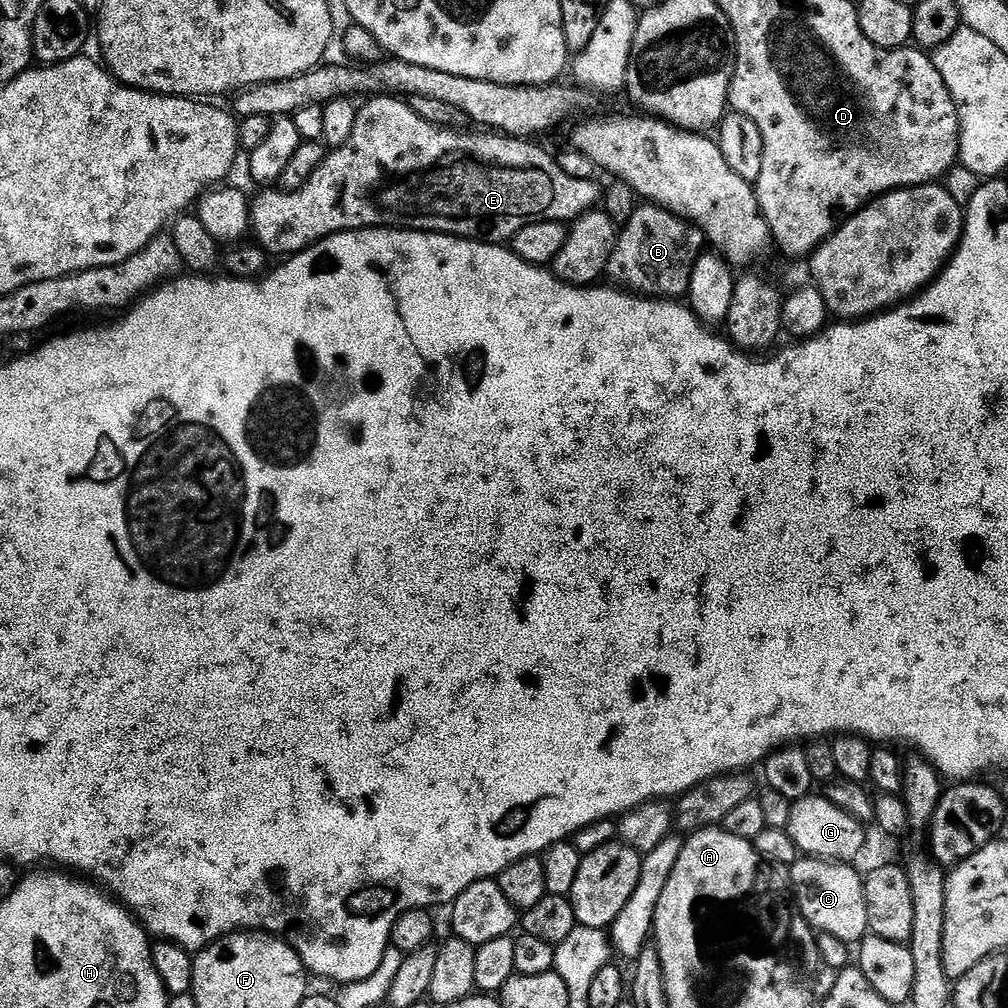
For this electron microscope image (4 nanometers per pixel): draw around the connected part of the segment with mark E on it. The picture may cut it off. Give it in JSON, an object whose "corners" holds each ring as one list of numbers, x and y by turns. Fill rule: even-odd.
{"corners":[[373,95,367,102,359,105,354,130,350,134,350,138,346,138,346,142,342,146,333,148,327,153,324,161,314,170,305,185,293,192,260,190,257,191,260,193,256,197,254,195,251,197,252,222,250,232,253,237,256,235,254,237,255,243,263,248,269,257,276,258,276,256,280,256,279,258,287,258,295,256,297,252,305,252,311,244,317,244,319,240,325,240,327,236,335,236,338,232,363,232,365,228,390,228,410,232,437,232,443,236,455,236,462,240,479,240,481,244,504,246,515,240,518,233,528,224,536,224,541,220,542,222,558,222,568,226,579,220,581,216,588,215,601,203,602,188,596,185,597,181,595,179,570,178,570,174,566,174,566,170,562,170,559,159,534,145,537,143,503,134,484,134,488,136,460,135,464,134,450,127,440,127,424,118,420,118,408,103,395,95]]}

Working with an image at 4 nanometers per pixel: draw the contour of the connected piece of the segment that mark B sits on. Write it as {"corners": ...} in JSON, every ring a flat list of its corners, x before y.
{"corners":[[649,202,637,205,632,217,619,231,616,249,607,263,605,279,622,280,622,288,628,290,628,282,636,280,670,280,686,276,691,272,706,239,703,231,693,224,687,224,677,215]]}

